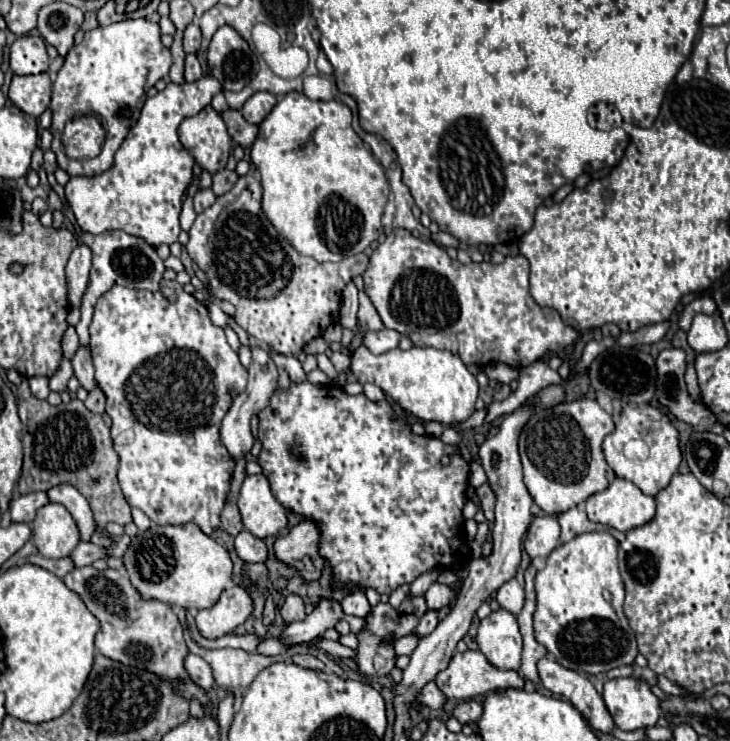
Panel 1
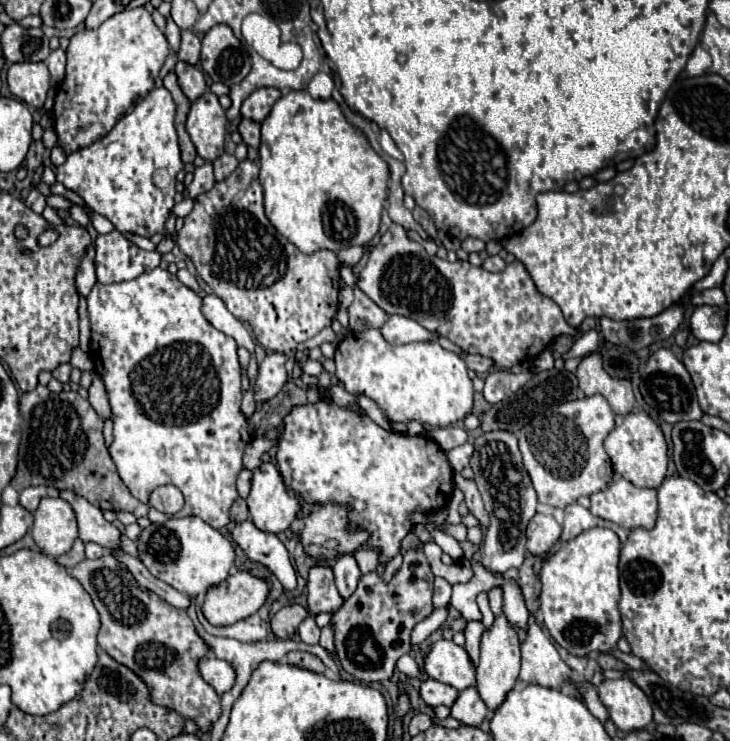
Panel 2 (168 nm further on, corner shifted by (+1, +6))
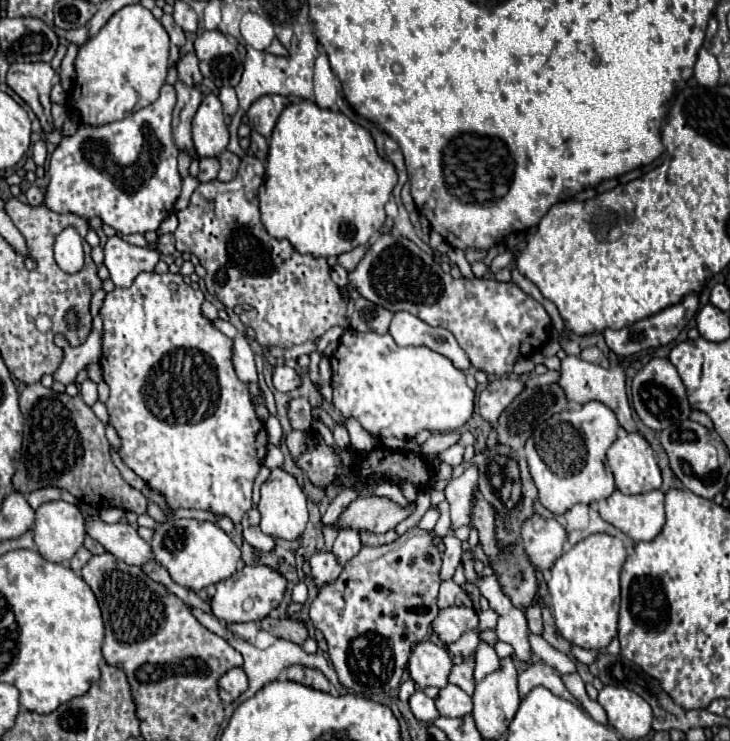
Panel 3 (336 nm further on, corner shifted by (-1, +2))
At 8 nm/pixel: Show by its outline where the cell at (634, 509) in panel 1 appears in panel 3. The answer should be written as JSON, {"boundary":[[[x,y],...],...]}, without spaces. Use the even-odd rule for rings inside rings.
{"boundary":[[[615,489],[597,505],[601,519],[621,529],[633,541],[651,541],[665,525],[663,491],[623,495]]]}

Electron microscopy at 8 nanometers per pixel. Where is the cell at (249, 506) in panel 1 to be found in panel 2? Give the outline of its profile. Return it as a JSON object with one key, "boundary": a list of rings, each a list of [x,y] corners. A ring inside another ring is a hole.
{"boundary":[[[263,463],[253,471],[247,505],[255,527],[269,533],[289,529],[301,511],[299,501],[287,491],[283,477],[273,463]]]}

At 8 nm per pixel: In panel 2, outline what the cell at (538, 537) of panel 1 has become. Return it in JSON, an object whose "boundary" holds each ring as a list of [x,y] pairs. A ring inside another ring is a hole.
{"boundary":[[[537,513],[527,527],[527,551],[531,555],[547,553],[561,537],[561,525],[551,515]]]}

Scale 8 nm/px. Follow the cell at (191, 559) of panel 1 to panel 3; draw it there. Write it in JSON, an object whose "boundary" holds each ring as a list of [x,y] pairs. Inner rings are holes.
{"boundary":[[[171,519],[159,525],[151,539],[151,551],[153,559],[169,571],[175,583],[195,593],[235,575],[241,559],[239,547],[225,531],[221,531],[217,525],[209,521],[197,521],[197,519]]]}

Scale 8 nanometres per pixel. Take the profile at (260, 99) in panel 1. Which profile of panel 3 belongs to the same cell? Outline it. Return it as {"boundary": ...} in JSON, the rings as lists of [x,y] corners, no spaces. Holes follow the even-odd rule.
{"boundary":[[[263,95],[259,97],[247,111],[249,125],[253,131],[261,133],[265,139],[269,139],[277,117],[281,111],[289,105],[289,99],[283,95]]]}

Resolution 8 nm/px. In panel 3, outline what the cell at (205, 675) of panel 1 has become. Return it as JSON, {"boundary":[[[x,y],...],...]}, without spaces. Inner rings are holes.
{"boundary":[[[233,667],[219,677],[219,697],[223,703],[237,699],[247,689],[247,675],[243,675],[241,667]]]}

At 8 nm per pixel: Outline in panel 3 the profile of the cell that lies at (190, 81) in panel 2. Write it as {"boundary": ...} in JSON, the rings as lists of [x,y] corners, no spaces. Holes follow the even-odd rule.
{"boundary":[[[183,81],[175,83],[175,91],[177,91],[177,105],[173,111],[173,139],[179,149],[187,149],[191,157],[197,157],[191,143],[191,119],[203,101],[203,91],[201,85],[189,87]]]}

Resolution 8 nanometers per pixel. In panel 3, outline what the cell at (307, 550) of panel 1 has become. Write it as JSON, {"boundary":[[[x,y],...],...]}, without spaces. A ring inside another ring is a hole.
{"boundary":[[[359,497],[353,503],[349,503],[349,507],[339,515],[339,519],[333,525],[335,529],[365,529],[381,535],[393,529],[399,521],[403,521],[413,509],[415,503],[401,509],[383,497]]]}

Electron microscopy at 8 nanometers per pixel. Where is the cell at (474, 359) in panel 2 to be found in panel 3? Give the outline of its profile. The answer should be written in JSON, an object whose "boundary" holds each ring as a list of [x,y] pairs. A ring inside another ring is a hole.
{"boundary":[[[399,311],[393,315],[389,333],[397,345],[425,345],[425,347],[449,357],[455,363],[455,367],[459,367],[463,371],[471,369],[471,361],[469,361],[467,353],[459,347],[459,343],[451,335],[451,331],[447,331],[443,327],[431,327],[407,311]]]}

